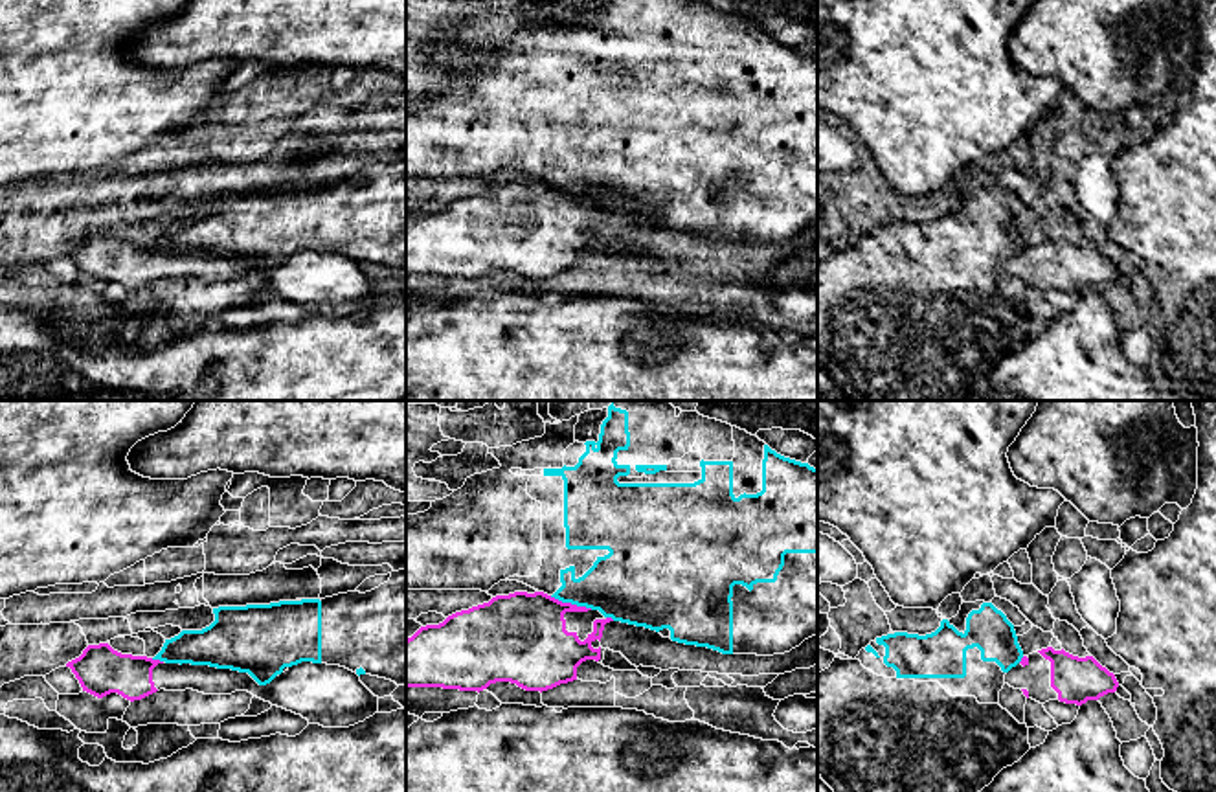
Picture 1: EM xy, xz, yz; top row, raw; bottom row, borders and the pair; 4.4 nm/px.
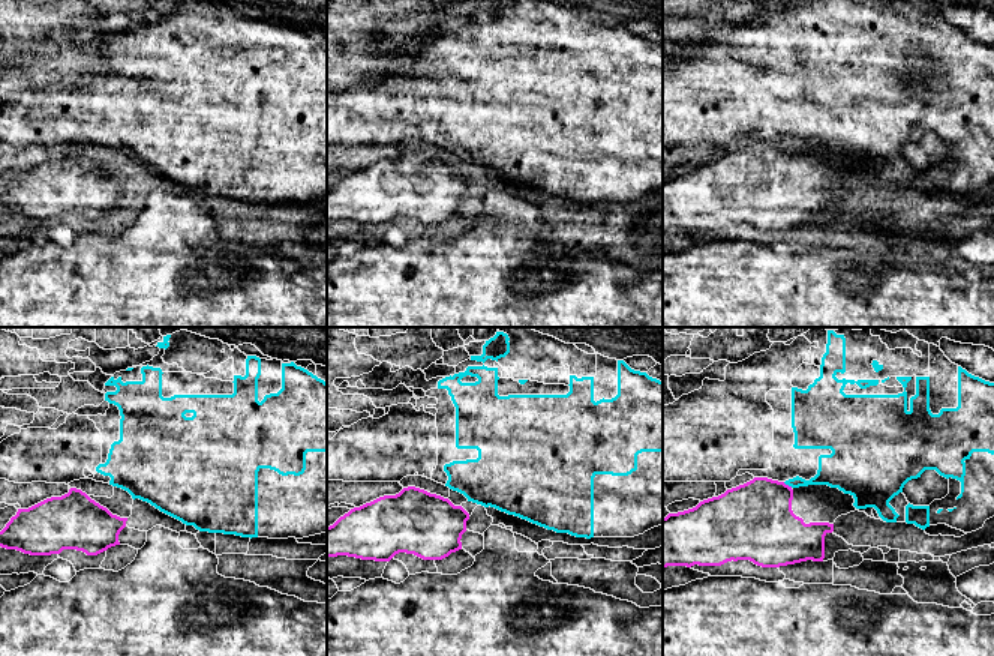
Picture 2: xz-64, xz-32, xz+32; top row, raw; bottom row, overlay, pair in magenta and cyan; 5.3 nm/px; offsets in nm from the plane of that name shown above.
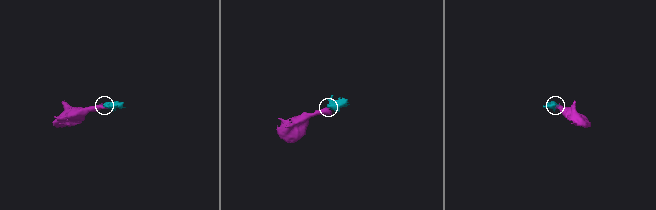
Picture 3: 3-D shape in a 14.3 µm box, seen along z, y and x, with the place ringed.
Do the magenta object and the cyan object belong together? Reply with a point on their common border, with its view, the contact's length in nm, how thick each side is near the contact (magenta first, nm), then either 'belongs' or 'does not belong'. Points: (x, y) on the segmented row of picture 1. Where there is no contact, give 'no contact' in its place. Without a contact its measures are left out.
xz (570, 603) | 200 nm | 380/300 nm | does not belong

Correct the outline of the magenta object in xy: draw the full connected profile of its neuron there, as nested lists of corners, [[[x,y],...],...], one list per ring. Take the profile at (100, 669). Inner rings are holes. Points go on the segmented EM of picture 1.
[[[99,643],[88,645],[66,667],[72,669],[83,691],[97,698],[118,693],[134,702],[160,689],[193,689],[204,695],[248,691],[323,728],[349,728],[378,713],[378,696],[360,682],[356,673],[340,665],[301,662],[270,684],[259,685],[248,673],[165,663],[147,656],[121,654],[108,643]]]

